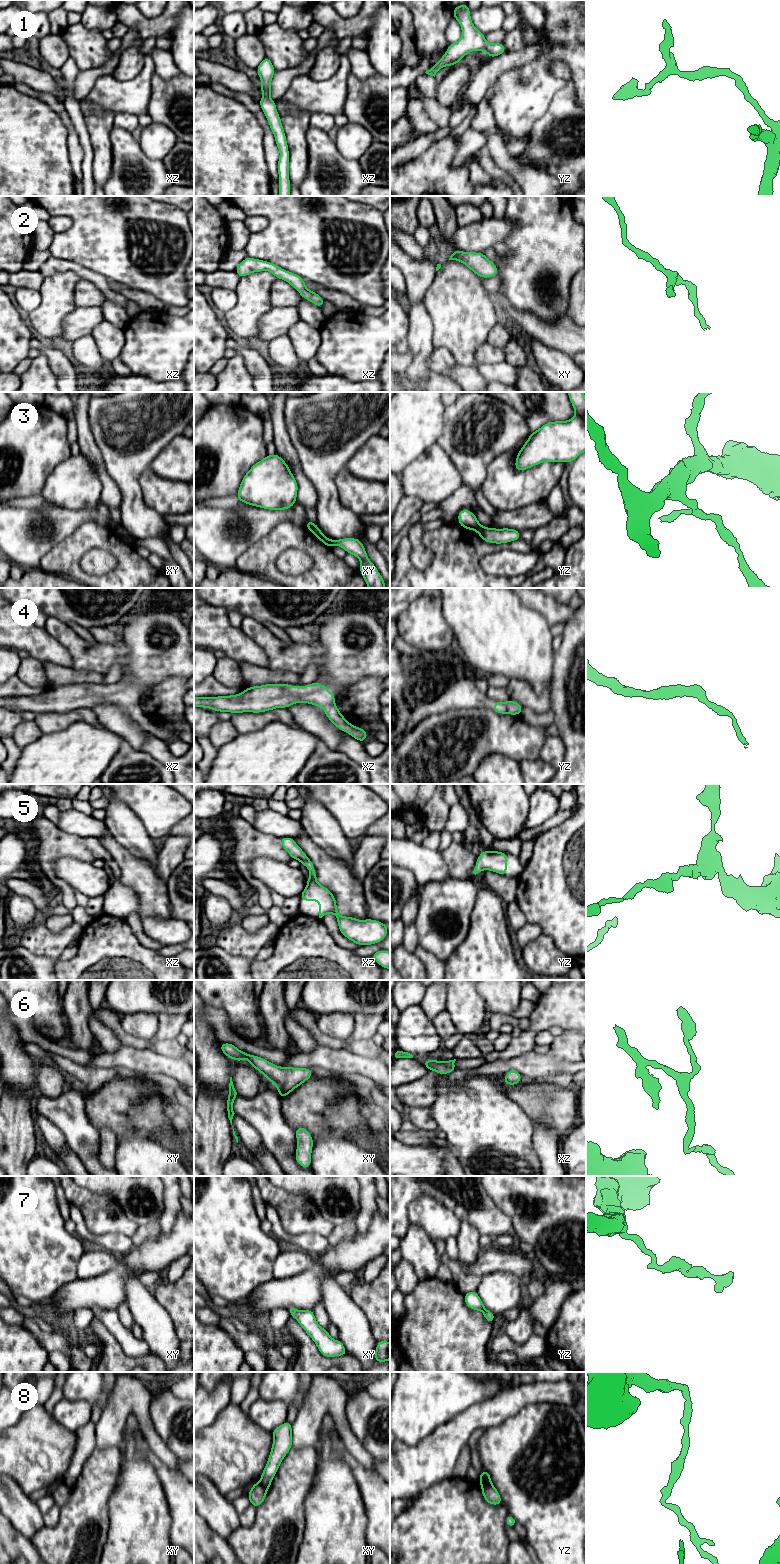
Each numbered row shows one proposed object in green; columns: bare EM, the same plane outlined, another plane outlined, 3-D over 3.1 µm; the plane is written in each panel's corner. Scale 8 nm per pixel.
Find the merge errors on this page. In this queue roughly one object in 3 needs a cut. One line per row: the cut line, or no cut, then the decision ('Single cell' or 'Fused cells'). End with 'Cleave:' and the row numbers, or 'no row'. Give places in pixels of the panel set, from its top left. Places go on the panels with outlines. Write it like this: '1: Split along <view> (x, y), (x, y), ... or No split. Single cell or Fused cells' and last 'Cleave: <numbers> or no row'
1: No split. Single cell
2: No split. Single cell
3: Split along xy (316, 525), (310, 530). Fused cells
4: No split. Single cell
5: No split. Single cell
6: No split. Single cell
7: No split. Single cell
8: Split along yz (480, 1482), (491, 1484). Fused cells
Cleave: 3, 8

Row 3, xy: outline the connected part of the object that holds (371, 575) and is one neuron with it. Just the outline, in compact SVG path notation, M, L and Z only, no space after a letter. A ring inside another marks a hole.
M318 526L312 528L311 533L318 538L324 545L332 548L334 546L342 547L348 554L357 557L361 566L359 568L368 588L385 588L385 581L380 575L378 569L368 558L364 545L357 538L343 538L331 540L326 537Z

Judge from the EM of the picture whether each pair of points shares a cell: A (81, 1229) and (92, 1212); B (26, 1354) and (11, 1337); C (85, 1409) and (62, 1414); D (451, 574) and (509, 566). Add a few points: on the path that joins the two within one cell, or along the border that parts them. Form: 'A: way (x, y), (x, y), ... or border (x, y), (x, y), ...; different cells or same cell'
A: border (73, 1204), (93, 1234), (105, 1234); different cells
B: way (22, 1350), (14, 1341); same cell
C: way (79, 1412), (68, 1414); same cell
D: border (480, 559), (480, 567), (487, 574), (506, 576); different cells

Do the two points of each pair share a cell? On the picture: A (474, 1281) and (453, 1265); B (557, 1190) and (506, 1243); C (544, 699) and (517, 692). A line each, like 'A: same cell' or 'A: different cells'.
A: same cell
B: same cell
C: same cell

